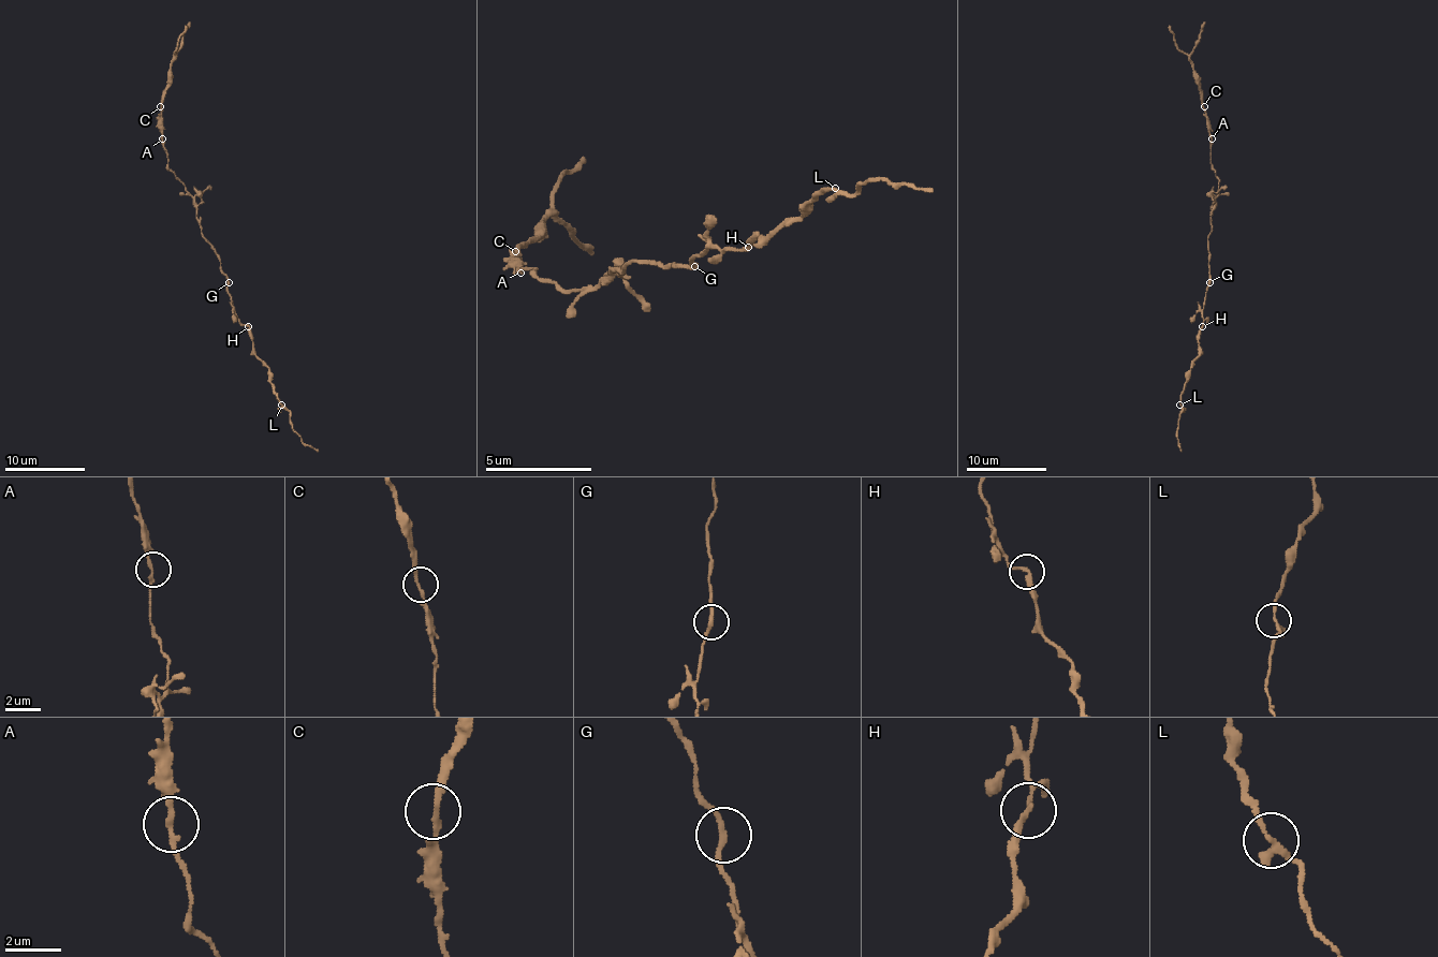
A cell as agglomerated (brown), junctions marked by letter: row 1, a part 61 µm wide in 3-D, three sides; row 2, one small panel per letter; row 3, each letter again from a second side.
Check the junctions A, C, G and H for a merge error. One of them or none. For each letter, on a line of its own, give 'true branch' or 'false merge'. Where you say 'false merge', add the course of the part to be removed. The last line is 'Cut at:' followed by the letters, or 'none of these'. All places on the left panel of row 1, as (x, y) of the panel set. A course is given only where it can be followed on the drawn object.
A: true branch
C: true branch
G: true branch
H: true branch
Cut at: none of these

